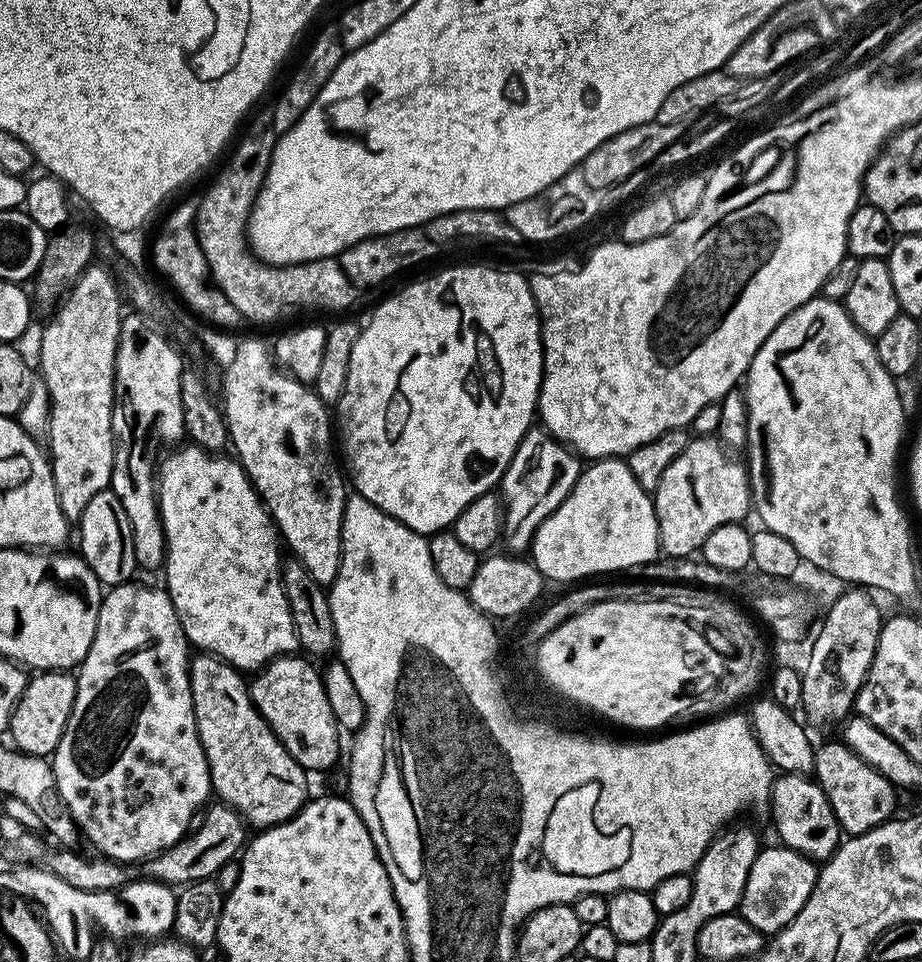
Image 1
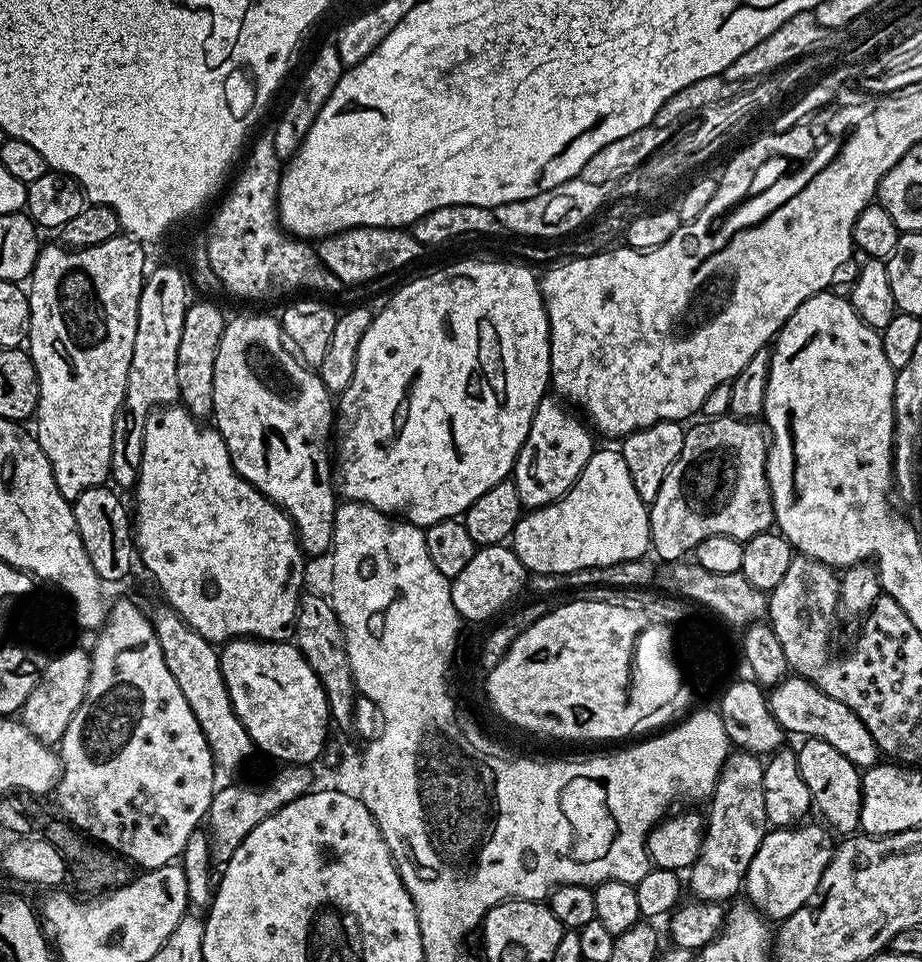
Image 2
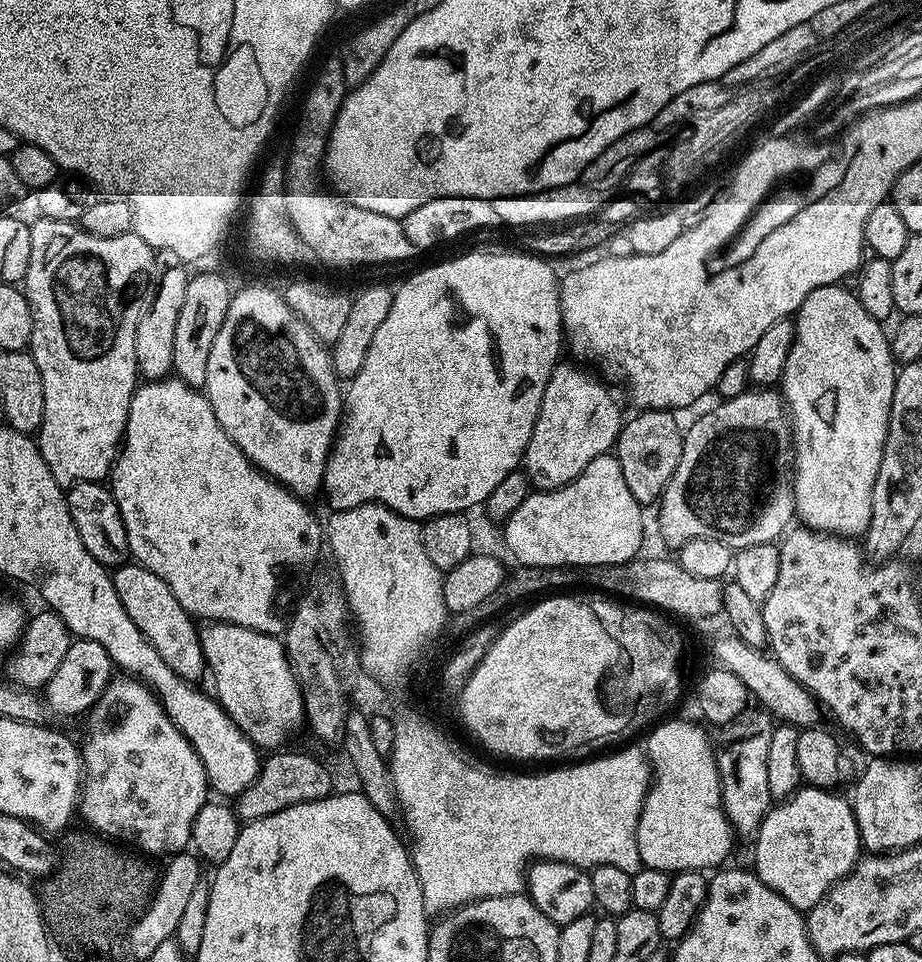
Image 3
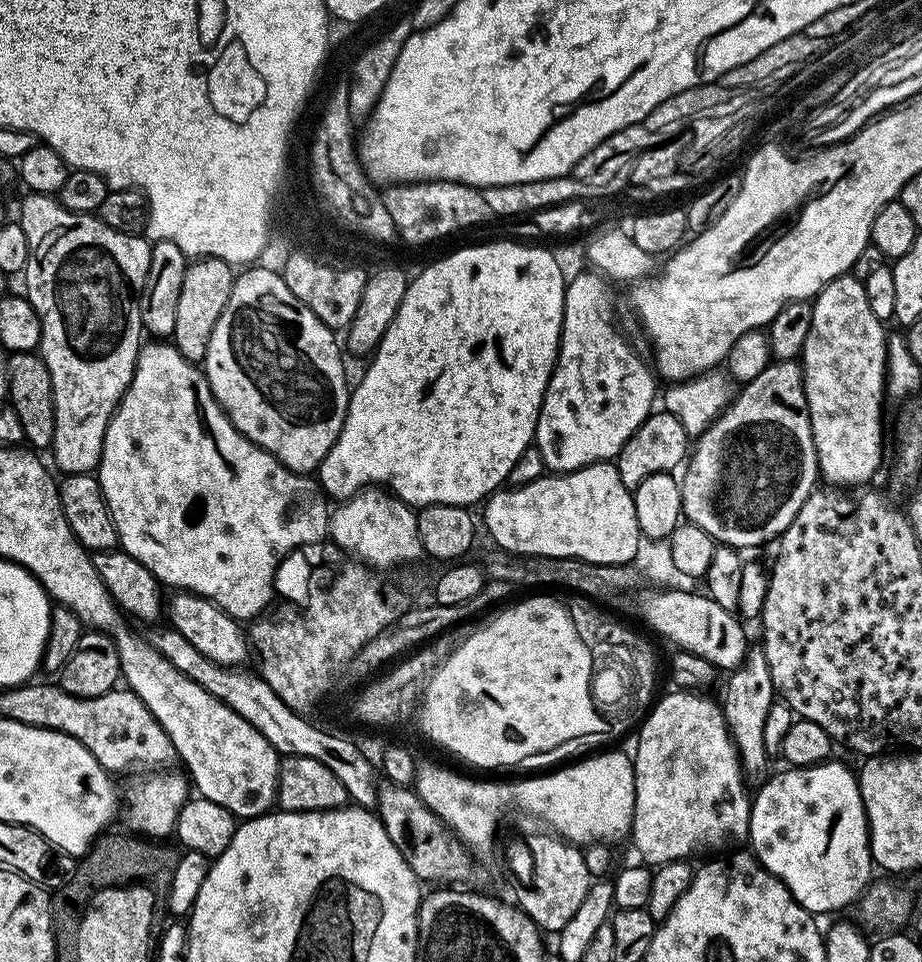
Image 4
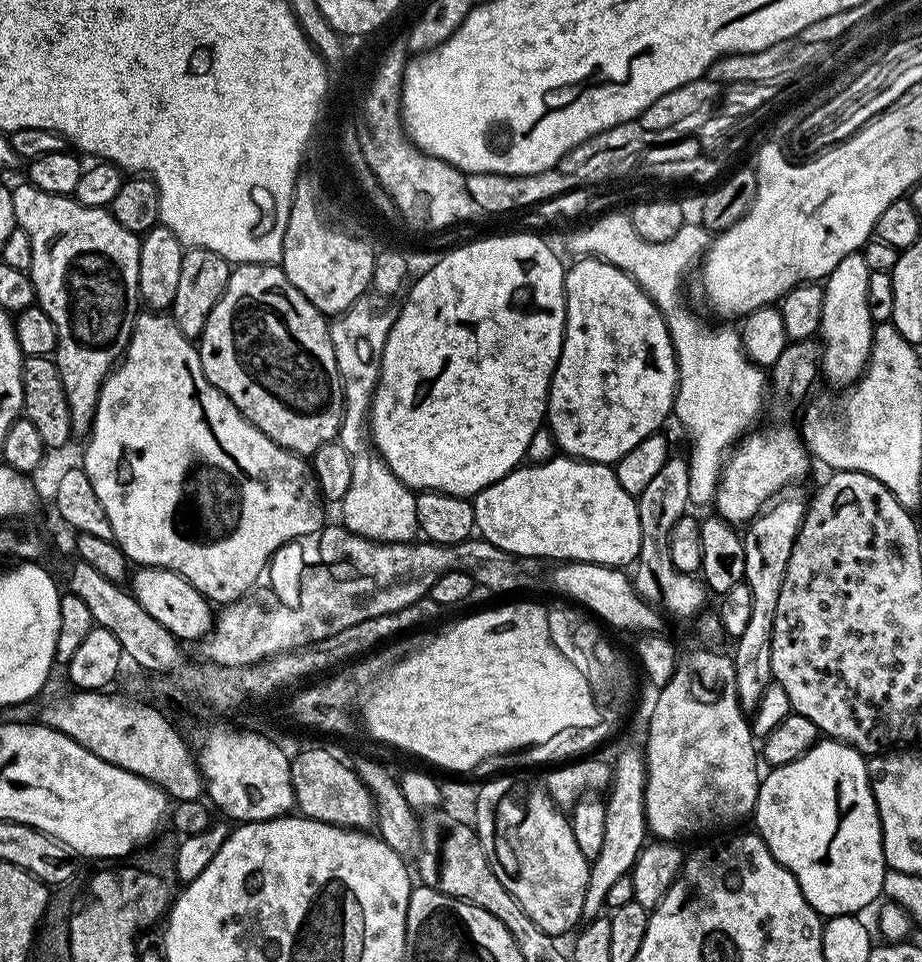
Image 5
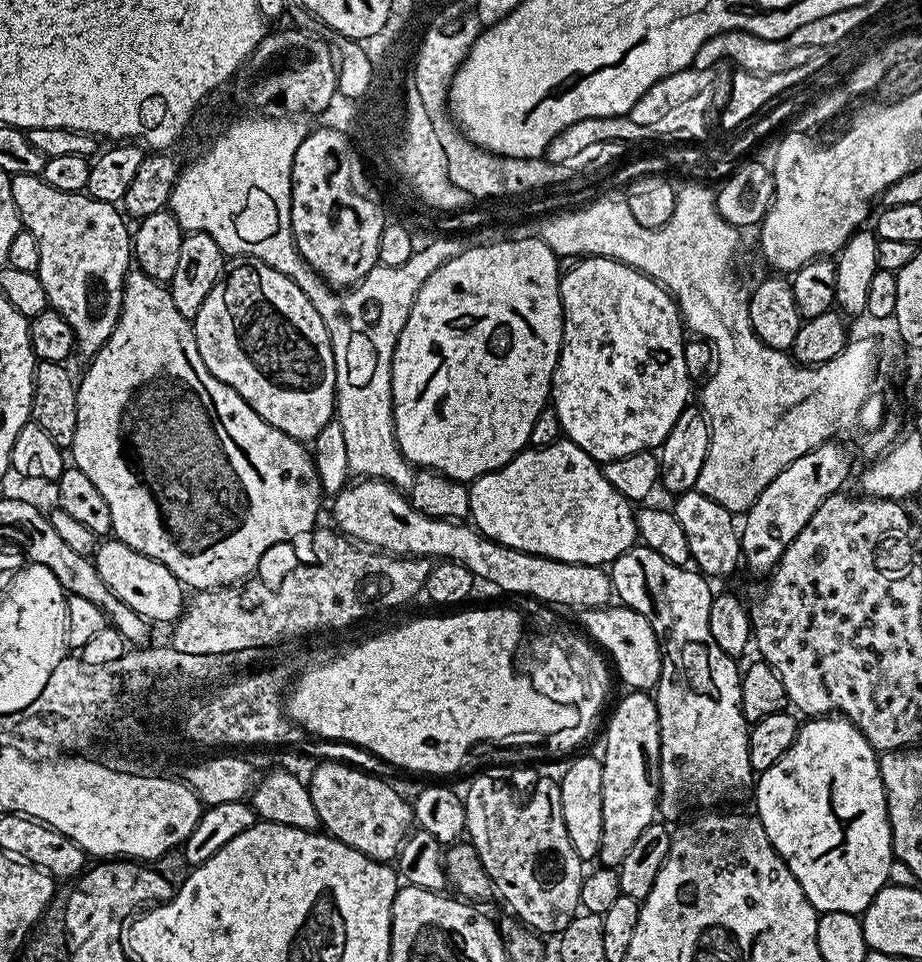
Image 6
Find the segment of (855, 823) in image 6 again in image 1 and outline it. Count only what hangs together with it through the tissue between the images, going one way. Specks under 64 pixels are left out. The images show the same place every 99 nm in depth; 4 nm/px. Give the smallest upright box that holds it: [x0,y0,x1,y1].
[738,846,817,934]

